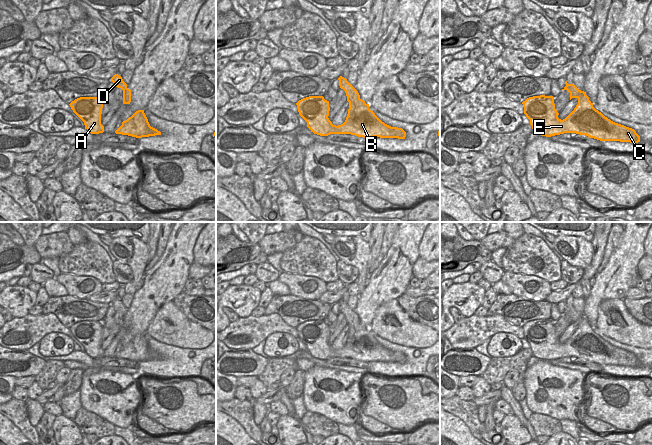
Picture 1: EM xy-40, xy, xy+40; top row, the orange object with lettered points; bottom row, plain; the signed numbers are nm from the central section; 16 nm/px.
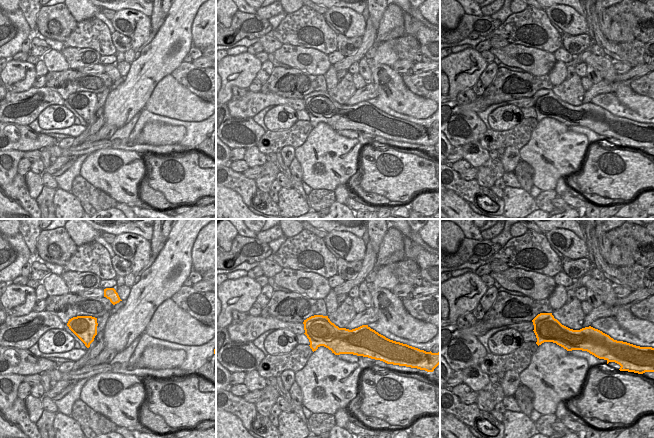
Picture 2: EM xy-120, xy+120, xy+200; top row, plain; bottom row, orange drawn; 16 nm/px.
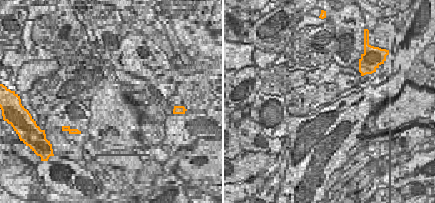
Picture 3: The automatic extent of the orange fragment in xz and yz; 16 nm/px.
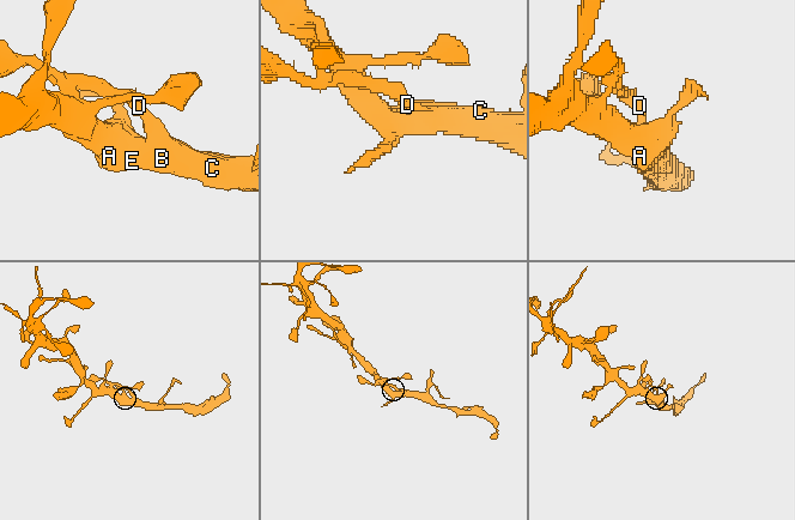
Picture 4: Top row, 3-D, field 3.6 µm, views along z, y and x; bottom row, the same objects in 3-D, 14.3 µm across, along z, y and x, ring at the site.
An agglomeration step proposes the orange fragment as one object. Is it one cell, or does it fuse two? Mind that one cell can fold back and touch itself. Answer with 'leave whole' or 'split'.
leave whole

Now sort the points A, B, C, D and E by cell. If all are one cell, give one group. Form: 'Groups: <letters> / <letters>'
Groups: A B C D E

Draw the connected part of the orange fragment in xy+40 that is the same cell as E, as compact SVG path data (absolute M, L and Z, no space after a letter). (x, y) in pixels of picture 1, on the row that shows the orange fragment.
M566 81L562 90L570 93L570 100L578 99L574 110L563 120L558 118L553 96L533 96L522 102L524 114L530 120L534 133L546 137L576 133L600 141L640 142L640 136L634 129L605 117L593 107L586 93L579 90L574 83L568 84Z

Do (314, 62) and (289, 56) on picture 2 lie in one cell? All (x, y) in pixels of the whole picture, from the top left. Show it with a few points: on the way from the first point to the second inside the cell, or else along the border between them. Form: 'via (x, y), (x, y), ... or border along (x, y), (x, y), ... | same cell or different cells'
via (308, 60), (300, 63), (295, 58) | same cell

